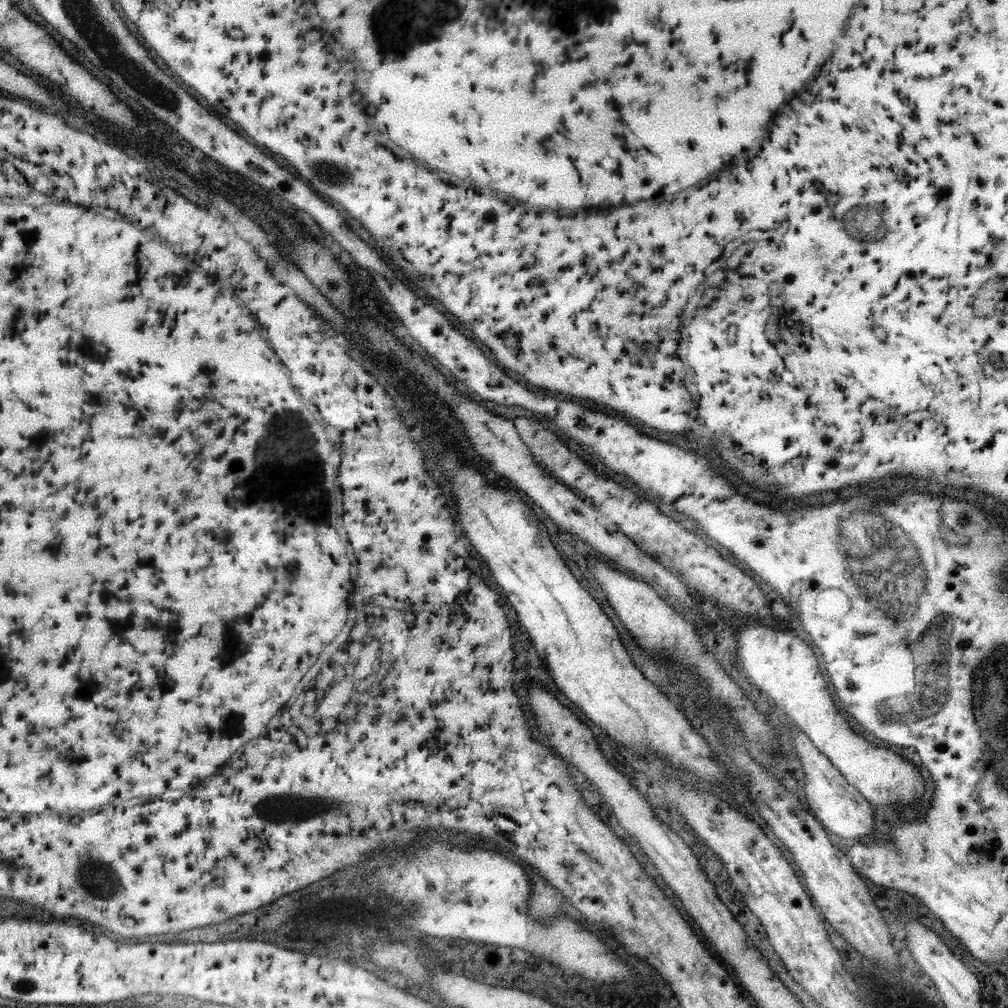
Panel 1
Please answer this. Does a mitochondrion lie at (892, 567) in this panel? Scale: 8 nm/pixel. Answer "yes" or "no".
yes

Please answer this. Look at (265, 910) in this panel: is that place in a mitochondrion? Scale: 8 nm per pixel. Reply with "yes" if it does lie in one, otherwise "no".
no

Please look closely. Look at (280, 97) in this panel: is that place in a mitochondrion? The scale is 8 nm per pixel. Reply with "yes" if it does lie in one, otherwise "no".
no

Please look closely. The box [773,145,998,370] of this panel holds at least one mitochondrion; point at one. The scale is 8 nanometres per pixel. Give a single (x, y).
(866, 223)

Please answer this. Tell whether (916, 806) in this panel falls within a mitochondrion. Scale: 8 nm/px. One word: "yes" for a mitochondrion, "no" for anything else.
no

